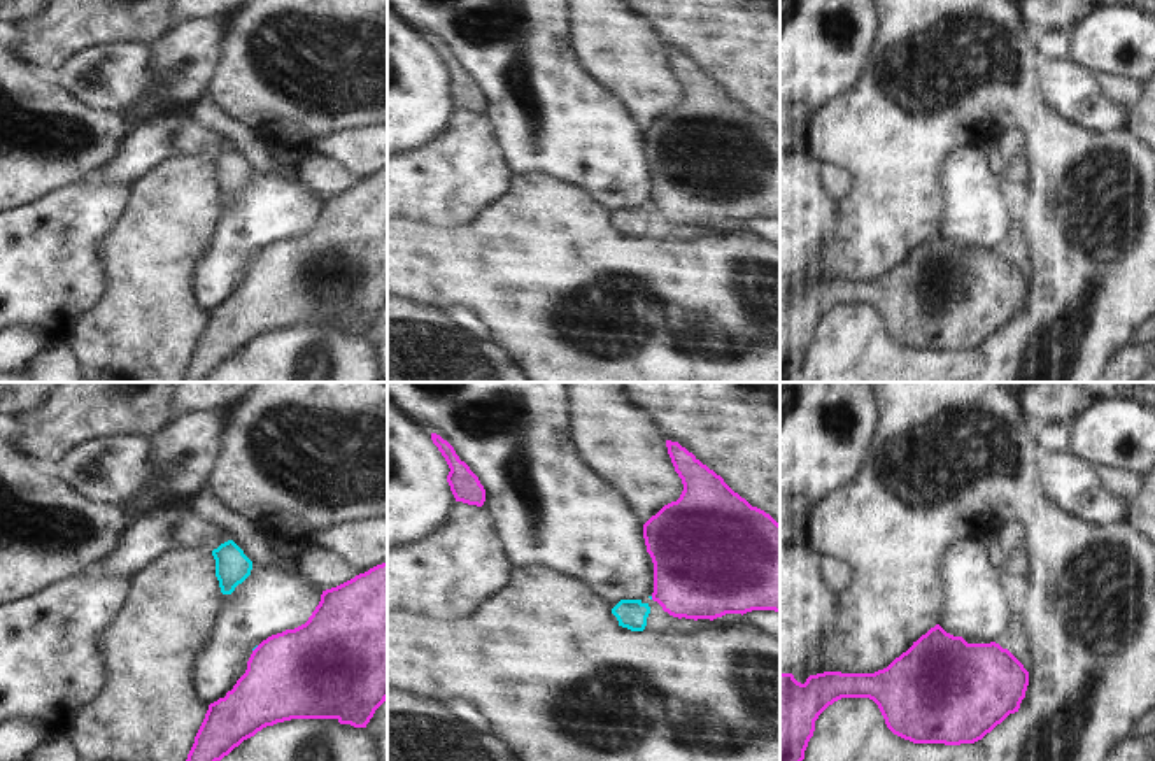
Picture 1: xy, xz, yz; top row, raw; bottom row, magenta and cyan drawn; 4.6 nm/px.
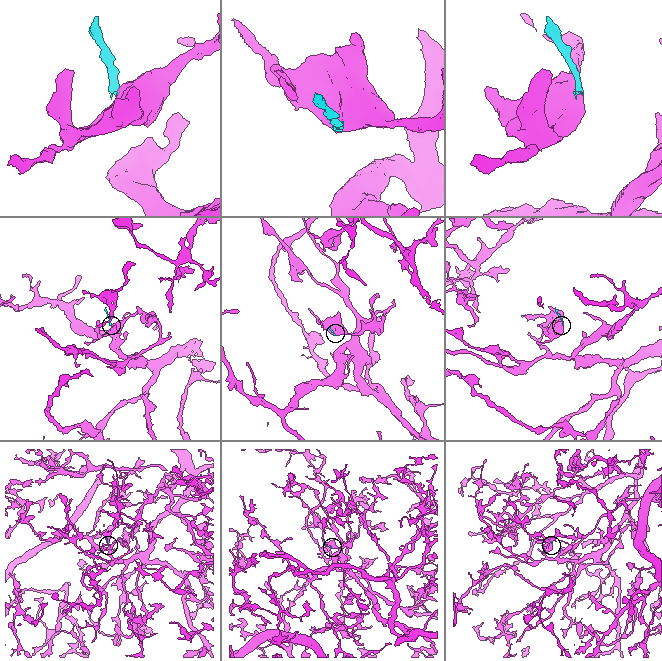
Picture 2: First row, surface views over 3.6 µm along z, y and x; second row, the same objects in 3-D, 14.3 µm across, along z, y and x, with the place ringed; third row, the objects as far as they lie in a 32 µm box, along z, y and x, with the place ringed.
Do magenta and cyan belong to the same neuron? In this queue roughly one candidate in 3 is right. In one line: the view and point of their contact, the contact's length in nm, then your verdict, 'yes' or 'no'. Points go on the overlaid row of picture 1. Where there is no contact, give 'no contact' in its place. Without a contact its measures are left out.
meets magenta in xy at (255, 649); contact 40 nm long; no

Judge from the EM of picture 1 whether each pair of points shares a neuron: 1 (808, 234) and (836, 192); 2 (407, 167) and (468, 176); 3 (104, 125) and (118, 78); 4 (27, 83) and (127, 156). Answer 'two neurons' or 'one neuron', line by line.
1: two neurons
2: one neuron
3: two neurons
4: two neurons

